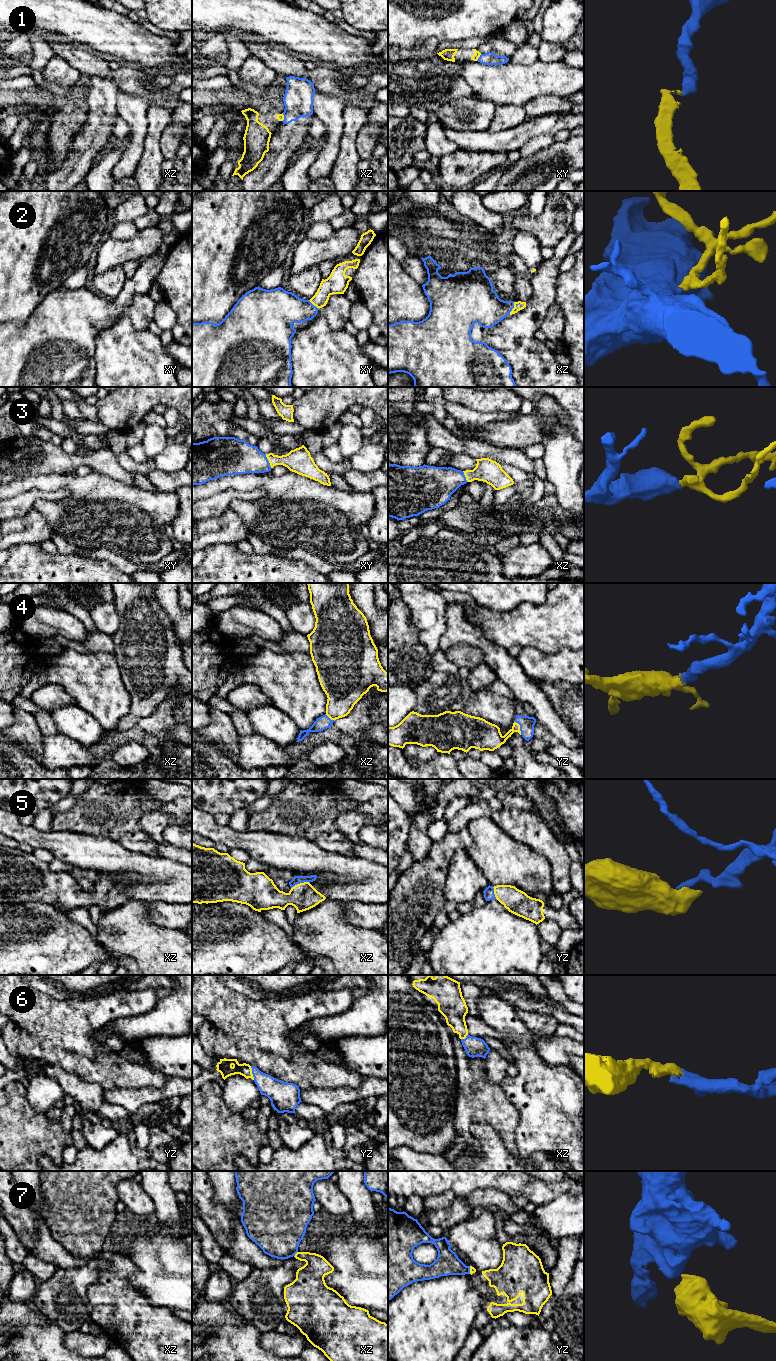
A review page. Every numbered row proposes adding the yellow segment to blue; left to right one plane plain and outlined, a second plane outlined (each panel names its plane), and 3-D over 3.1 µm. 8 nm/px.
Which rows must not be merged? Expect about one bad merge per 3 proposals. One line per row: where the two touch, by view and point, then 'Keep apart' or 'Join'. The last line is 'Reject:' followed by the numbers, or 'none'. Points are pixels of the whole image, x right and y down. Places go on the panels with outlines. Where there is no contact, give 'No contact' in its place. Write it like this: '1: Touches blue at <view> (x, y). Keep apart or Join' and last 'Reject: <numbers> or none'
1: Touches blue at xy (479, 57). Keep apart
2: Touches blue at xz (513, 307). Join
3: Touches blue at xy (268, 461). Join
4: Touches blue at yz (520, 727). Join
5: Touches blue at xz (300, 882). Join
6: Touches blue at yz (252, 1073). Join
7: Touches blue at xz (295, 1253). Keep apart
Reject: 1, 7

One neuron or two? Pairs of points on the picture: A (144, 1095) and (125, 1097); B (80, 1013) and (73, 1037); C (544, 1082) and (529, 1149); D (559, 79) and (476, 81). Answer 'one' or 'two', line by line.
A: one
B: one
C: one
D: one

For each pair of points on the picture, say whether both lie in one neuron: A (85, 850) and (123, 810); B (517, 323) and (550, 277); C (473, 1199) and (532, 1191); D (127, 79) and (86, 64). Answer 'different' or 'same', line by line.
A: different
B: same
C: different
D: same

